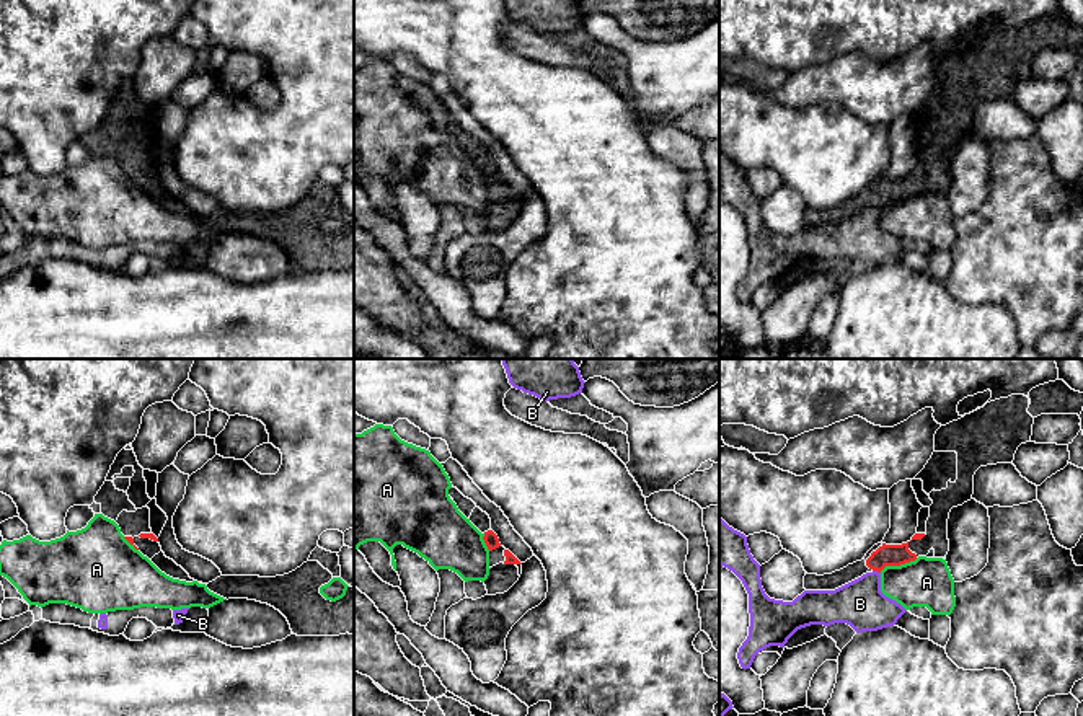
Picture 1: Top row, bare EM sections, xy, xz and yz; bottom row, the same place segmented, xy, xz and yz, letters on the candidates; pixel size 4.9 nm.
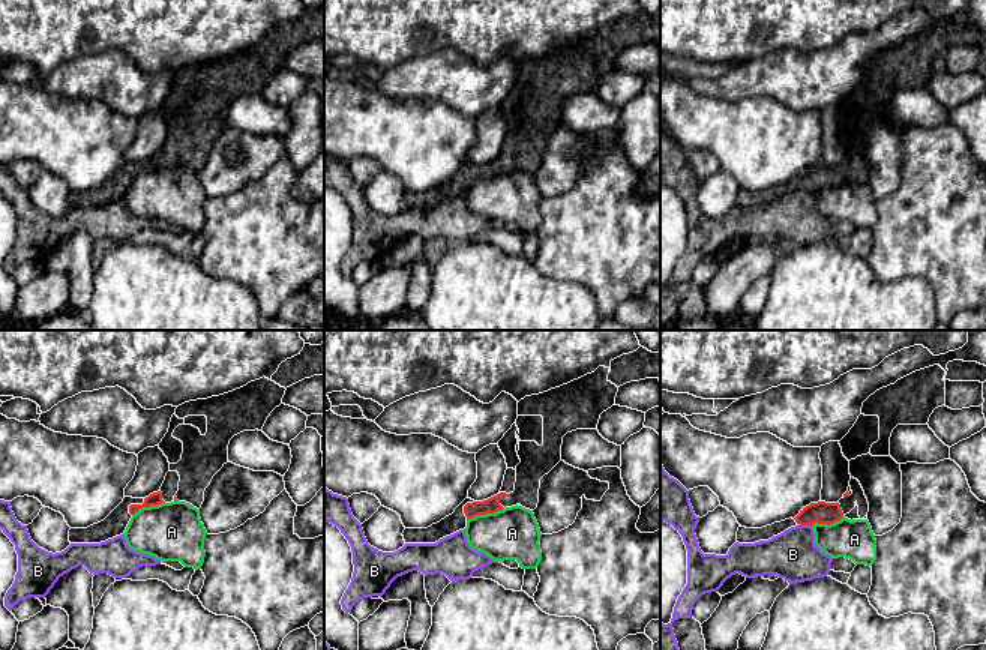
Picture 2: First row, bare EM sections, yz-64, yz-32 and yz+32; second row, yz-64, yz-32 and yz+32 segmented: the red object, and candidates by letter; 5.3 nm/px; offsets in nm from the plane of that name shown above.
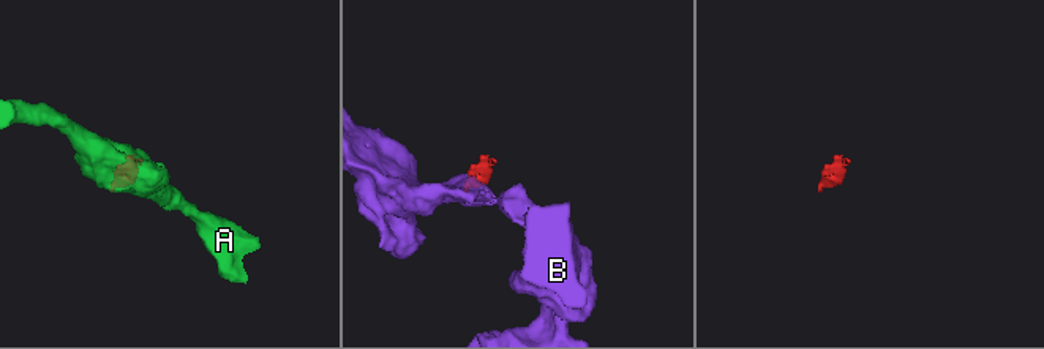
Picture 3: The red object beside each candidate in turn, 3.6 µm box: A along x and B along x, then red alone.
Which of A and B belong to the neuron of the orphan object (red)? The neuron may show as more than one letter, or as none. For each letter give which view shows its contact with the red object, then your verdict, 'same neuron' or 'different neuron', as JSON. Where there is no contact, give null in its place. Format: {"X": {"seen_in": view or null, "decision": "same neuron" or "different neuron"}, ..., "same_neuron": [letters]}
{"A": {"seen_in": "yz", "decision": "different neuron"}, "B": {"seen_in": "yz", "decision": "different neuron"}, "same_neuron": []}

